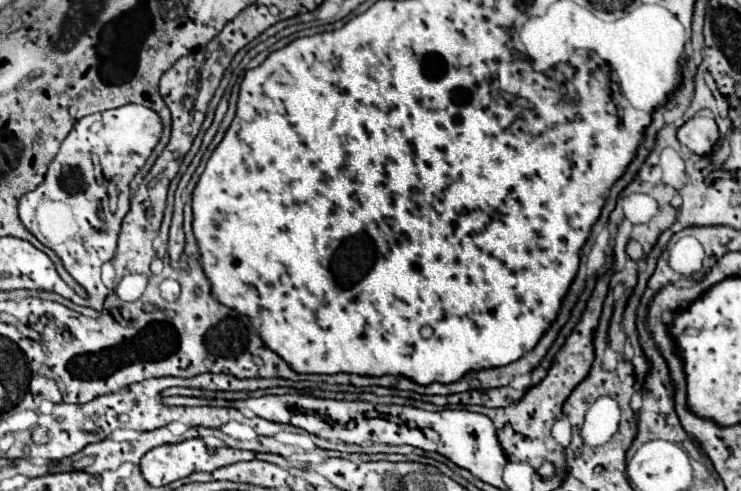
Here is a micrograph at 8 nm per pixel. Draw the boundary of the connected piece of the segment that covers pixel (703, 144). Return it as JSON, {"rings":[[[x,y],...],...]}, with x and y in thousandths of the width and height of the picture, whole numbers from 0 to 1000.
{"rings":[[[938,236],[916,261],[914,281],[933,310],[938,310],[943,318],[954,318],[962,310],[962,297],[970,285],[970,261],[968,261],[962,240]]]}

